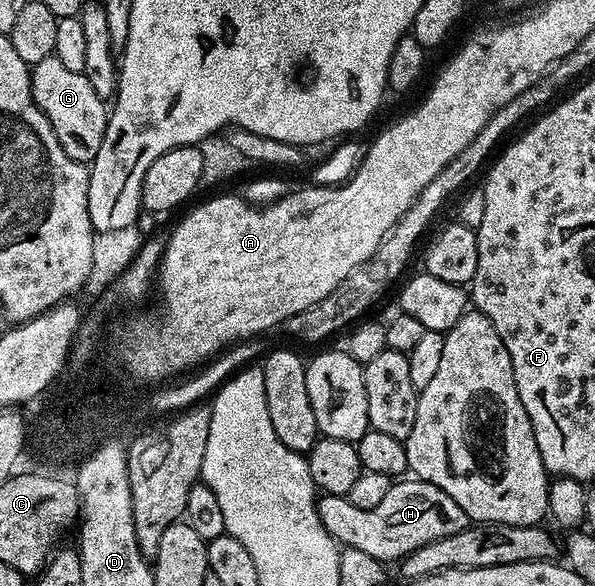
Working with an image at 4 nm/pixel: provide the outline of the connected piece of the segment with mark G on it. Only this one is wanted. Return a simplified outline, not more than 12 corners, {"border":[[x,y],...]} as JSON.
{"border":[[51,55],[33,65],[30,98],[54,140],[90,162],[108,104],[85,72]]}

